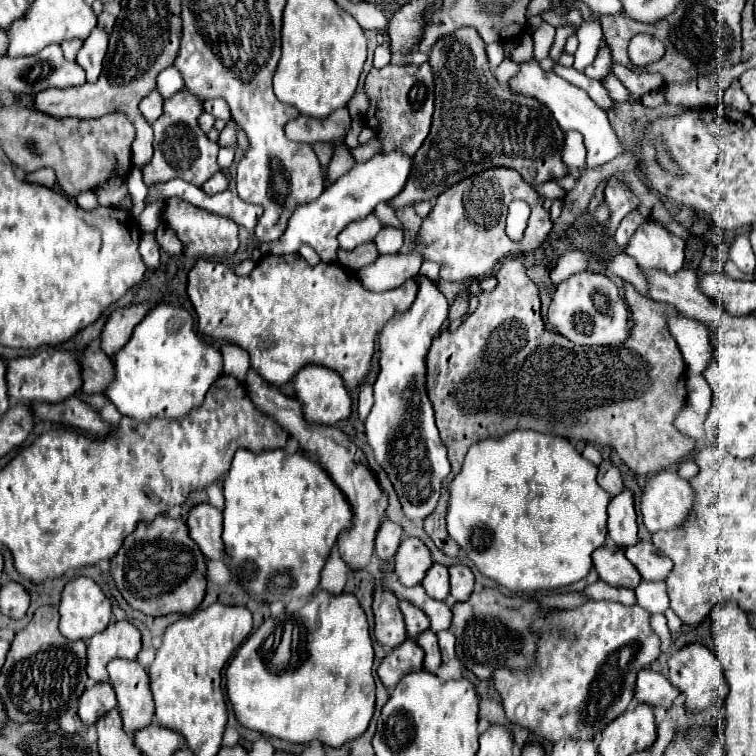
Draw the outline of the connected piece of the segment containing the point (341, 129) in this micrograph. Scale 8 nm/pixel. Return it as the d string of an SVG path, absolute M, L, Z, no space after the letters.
M343 107L333 111L327 119L313 119L307 115L299 115L297 119L291 119L285 125L285 133L291 141L301 141L309 145L317 141L331 143L347 133L349 123L351 123L349 111Z

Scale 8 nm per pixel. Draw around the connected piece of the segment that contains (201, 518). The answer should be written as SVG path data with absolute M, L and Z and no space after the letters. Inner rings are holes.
M209 503L195 505L187 515L187 529L189 537L199 545L201 553L207 559L223 559L225 551L221 545L221 511L211 507Z

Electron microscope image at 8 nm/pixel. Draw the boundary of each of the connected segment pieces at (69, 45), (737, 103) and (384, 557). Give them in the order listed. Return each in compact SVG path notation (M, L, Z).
M77 39L63 41L63 43L61 43L63 57L65 57L67 61L75 61L75 53L77 53L77 49L81 49L81 43L83 43L83 41L77 41Z
M737 79L725 91L725 105L731 107L731 109L739 109L739 111L749 111L751 109L751 103L749 103L747 95L741 91L741 87L737 85Z
M381 521L375 535L375 557L383 563L389 563L395 557L395 551L401 541L401 527L391 521Z

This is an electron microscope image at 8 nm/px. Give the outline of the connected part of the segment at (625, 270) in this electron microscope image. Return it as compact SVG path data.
M625 252L613 256L608 262L611 270L624 281L634 285L636 290L646 298L650 298L649 285L645 275L639 270L635 260Z

